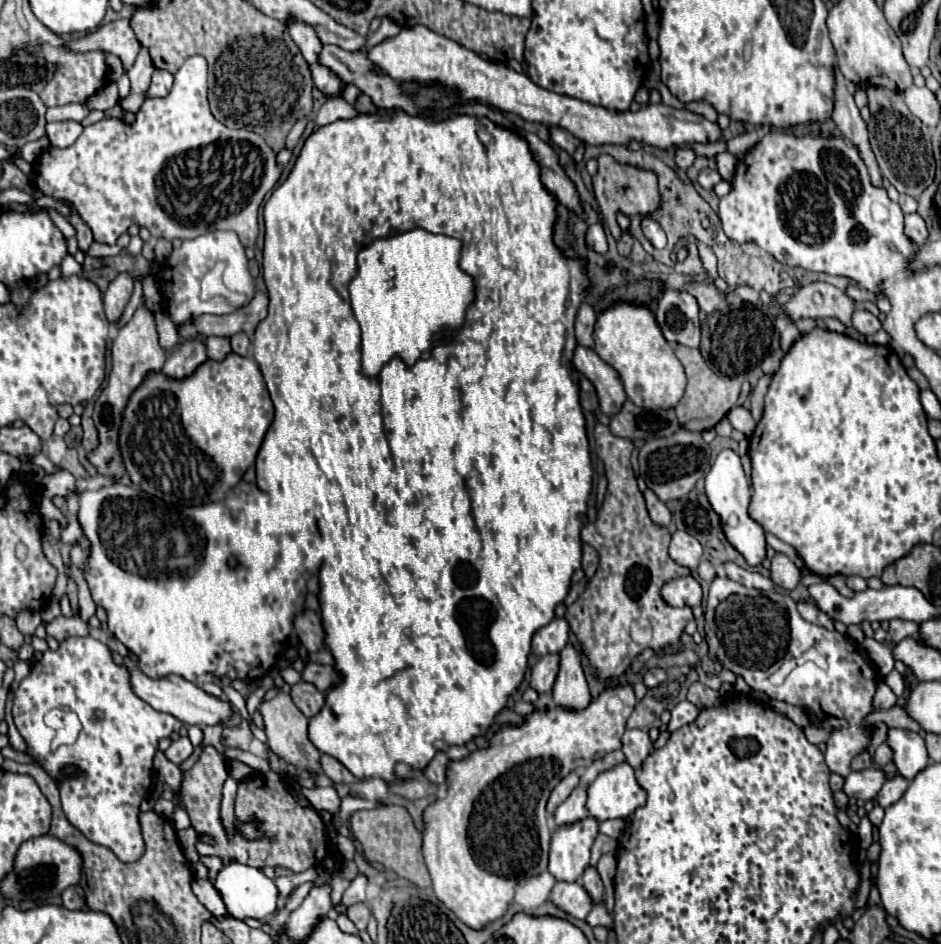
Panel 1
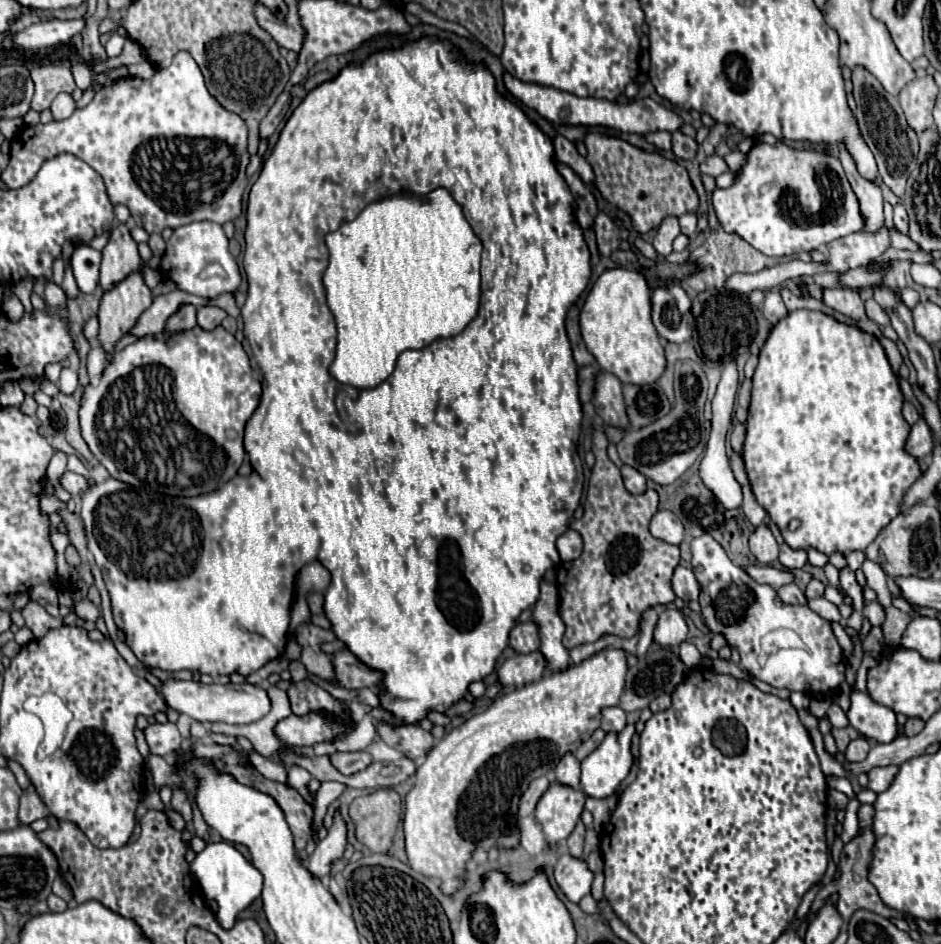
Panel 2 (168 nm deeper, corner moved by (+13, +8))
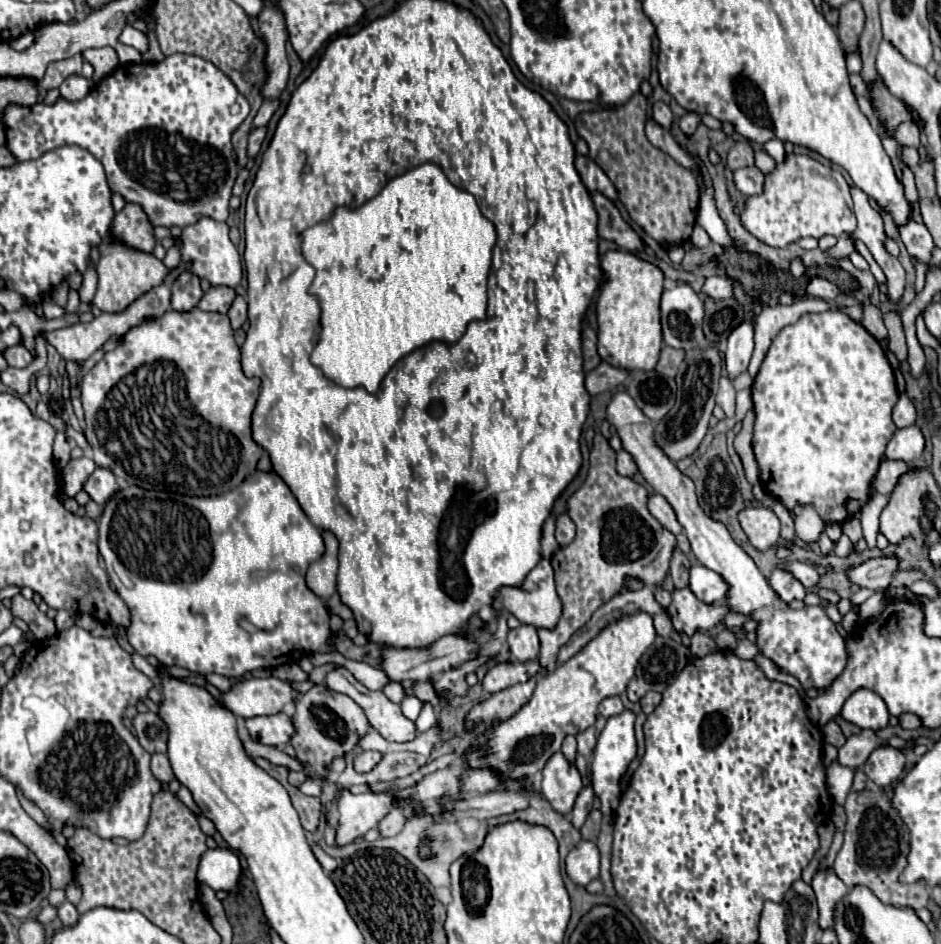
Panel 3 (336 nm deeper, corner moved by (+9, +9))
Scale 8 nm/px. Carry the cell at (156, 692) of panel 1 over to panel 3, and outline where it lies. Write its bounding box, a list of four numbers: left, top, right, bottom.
[221,676,299,718]

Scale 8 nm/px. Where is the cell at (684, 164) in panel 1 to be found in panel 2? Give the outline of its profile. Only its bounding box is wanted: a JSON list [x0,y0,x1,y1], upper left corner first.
[673,131,697,159]

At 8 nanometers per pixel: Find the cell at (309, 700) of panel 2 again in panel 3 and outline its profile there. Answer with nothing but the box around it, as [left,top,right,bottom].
[291,686,369,780]

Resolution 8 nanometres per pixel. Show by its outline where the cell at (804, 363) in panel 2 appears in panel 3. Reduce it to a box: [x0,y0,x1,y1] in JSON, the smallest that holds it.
[753,312,897,522]

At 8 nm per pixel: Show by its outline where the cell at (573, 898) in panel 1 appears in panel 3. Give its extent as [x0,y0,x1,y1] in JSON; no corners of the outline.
[567,840,599,886]

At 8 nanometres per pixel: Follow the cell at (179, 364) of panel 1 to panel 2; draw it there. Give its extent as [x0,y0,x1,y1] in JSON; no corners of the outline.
[163,305,197,337]

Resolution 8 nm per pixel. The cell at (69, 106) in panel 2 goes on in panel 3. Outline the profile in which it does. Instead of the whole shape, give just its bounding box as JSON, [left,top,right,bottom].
[59,74,91,102]

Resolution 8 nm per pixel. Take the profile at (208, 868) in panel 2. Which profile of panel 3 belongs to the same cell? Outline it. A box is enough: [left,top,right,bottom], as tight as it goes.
[197,850,241,892]

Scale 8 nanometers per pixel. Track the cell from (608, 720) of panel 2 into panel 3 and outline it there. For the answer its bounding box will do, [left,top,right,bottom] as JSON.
[599,696,623,718]

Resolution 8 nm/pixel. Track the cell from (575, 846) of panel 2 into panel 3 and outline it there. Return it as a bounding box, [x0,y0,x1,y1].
[571,782,595,828]

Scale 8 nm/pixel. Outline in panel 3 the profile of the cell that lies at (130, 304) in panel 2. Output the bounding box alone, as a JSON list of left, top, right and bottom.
[91,238,169,312]

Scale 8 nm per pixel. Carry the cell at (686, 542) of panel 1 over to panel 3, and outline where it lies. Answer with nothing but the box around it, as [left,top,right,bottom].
[647,494,683,534]

